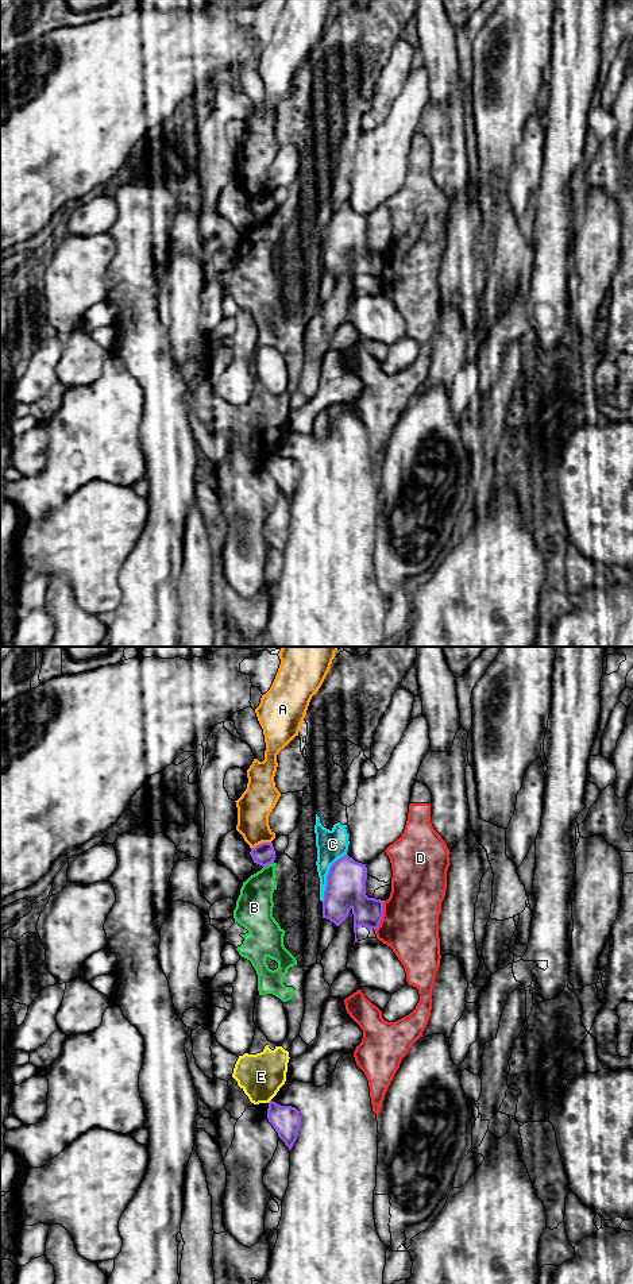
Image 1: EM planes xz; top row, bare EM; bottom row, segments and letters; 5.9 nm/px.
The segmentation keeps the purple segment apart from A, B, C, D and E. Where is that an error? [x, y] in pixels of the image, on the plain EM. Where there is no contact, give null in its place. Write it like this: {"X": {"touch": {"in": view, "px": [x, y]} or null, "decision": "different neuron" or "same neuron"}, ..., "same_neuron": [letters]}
{"A": {"touch": {"in": "xz", "px": [262, 195]}, "decision": "different neuron"}, "B": {"touch": {"in": "xz", "px": [267, 216]}, "decision": "different neuron"}, "C": {"touch": {"in": "xz", "px": [327, 228]}, "decision": "different neuron"}, "D": {"touch": {"in": "xz", "px": [382, 266]}, "decision": "different neuron"}, "E": {"touch": null, "decision": "different neuron"}, "same_neuron": []}

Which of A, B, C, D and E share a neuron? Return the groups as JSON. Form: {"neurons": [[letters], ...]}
{"neurons": [["A"], ["B", "C", "E"], ["D"]]}

